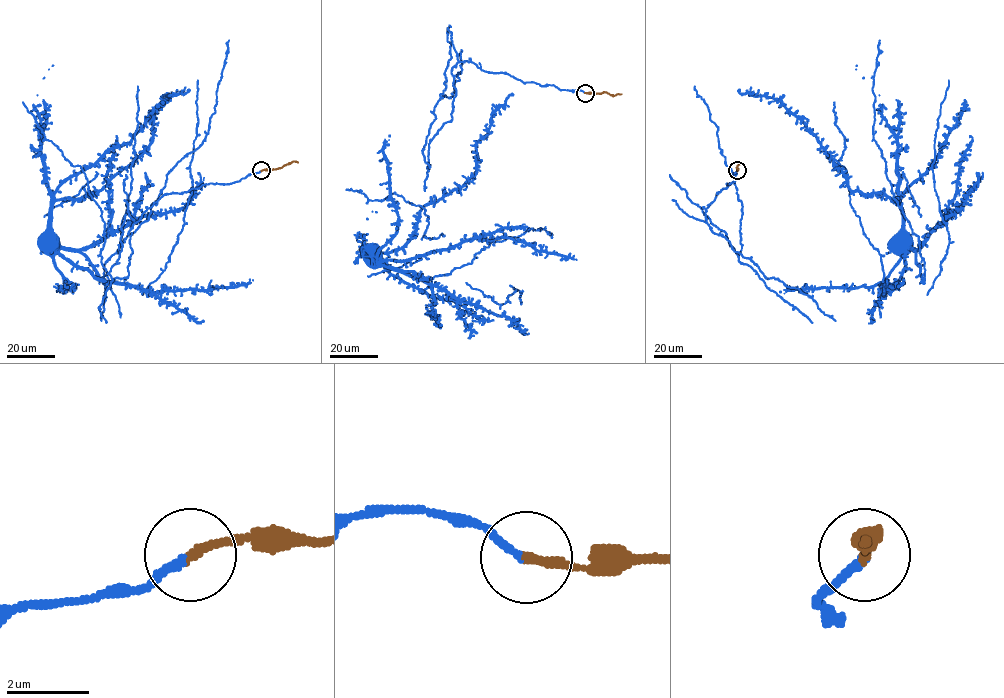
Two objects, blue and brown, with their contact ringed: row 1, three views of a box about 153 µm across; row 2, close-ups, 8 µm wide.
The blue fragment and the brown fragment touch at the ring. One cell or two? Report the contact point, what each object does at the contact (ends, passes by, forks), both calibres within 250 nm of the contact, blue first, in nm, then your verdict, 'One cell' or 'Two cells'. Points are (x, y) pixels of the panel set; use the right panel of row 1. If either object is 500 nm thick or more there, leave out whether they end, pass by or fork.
Place: (737, 170). At the ring blue ends. At the ring brown ends. Thickness 190 nm (blue) against 200 nm. One cell

